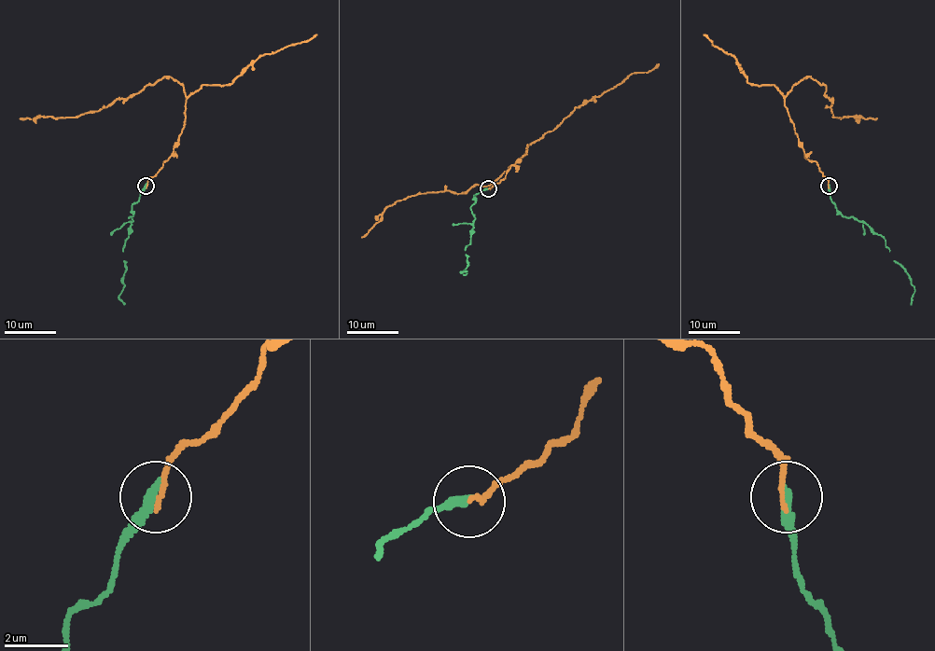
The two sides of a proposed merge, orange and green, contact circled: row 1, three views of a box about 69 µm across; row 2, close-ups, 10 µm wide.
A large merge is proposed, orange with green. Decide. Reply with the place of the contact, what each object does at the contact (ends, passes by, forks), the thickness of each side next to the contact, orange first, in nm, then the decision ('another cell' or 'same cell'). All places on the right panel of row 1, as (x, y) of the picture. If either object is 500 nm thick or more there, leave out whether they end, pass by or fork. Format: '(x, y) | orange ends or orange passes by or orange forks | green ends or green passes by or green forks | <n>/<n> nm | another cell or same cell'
(829, 186) | orange ends | green ends | 160/360 nm | same cell

